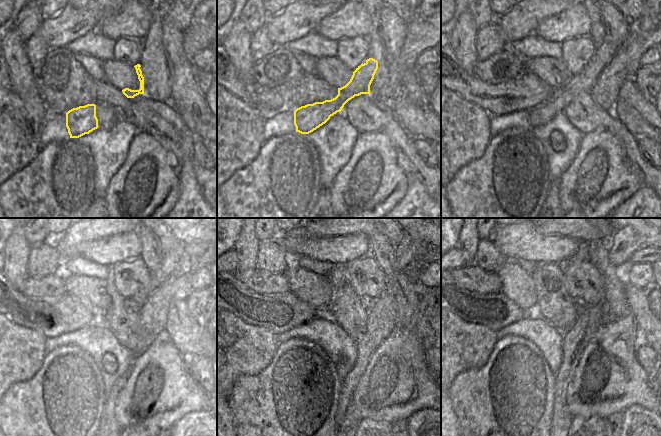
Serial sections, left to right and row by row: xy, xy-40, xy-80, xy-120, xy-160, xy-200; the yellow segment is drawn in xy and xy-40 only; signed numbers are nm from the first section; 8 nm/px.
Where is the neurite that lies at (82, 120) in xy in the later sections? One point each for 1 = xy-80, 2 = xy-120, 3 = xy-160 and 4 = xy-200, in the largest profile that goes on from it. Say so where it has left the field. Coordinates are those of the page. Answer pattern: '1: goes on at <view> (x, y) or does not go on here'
1: goes on at xy-80 (583, 81)
2: goes on at xy-120 (170, 258)
3: goes on at xy-160 (401, 255)
4: goes on at xy-200 (625, 241)

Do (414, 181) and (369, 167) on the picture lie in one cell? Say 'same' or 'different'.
different

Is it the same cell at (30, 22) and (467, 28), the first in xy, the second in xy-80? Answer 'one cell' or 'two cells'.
two cells

